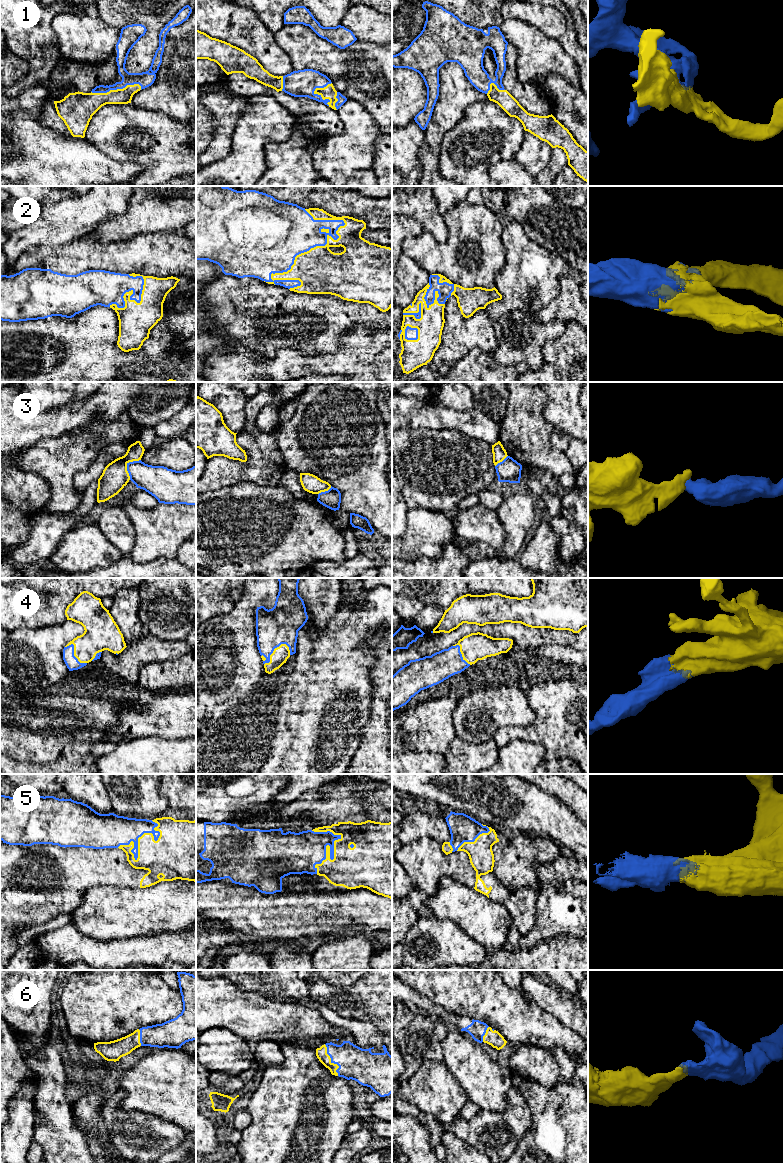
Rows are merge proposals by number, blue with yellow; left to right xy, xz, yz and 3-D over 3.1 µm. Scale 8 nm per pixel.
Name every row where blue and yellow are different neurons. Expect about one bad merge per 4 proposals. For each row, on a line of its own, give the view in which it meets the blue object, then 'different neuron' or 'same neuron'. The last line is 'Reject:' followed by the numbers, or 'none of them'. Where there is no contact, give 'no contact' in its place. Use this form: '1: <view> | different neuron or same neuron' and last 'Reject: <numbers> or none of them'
1: xy | same neuron
2: xz | same neuron
3: xy | different neuron
4: xz | same neuron
5: xz | same neuron
6: xz | same neuron
Reject: 3

